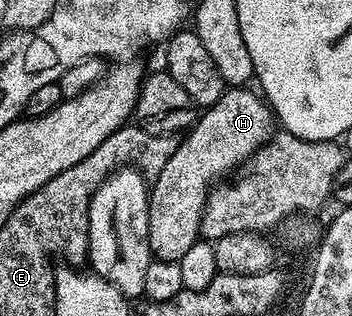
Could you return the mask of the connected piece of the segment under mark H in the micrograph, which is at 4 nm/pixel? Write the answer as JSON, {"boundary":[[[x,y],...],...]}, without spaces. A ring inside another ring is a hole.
{"boundary":[[[243,85],[223,91],[220,101],[199,114],[202,116],[198,124],[196,119],[185,132],[187,135],[181,136],[177,149],[172,157],[168,157],[164,169],[153,176],[148,209],[148,245],[154,259],[173,263],[185,260],[198,234],[204,231],[206,199],[212,188],[233,176],[265,143],[274,138],[276,116],[265,98],[257,90],[254,92],[250,89]]]}

